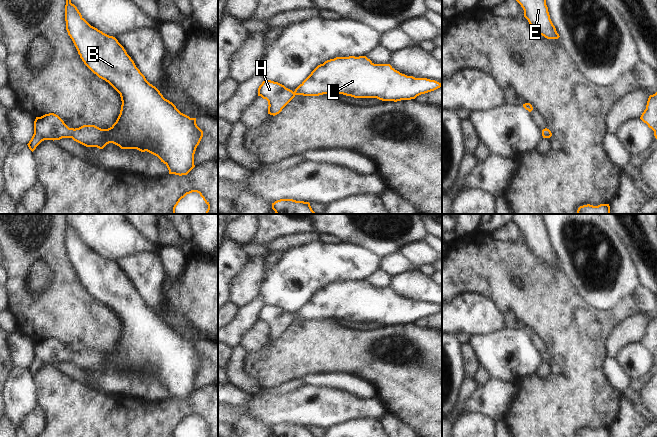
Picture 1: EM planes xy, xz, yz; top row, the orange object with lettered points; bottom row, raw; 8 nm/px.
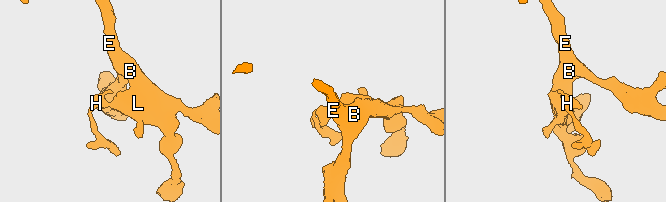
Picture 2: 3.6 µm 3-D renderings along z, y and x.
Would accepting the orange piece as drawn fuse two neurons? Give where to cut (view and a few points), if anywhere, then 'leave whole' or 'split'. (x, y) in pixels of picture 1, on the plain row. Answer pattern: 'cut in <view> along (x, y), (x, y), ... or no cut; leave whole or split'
no cut; leave whole

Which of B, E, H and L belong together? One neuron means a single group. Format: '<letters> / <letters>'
B E H L

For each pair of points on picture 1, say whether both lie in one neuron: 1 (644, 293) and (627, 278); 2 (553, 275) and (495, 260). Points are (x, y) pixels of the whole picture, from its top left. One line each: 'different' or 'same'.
1: different
2: same

